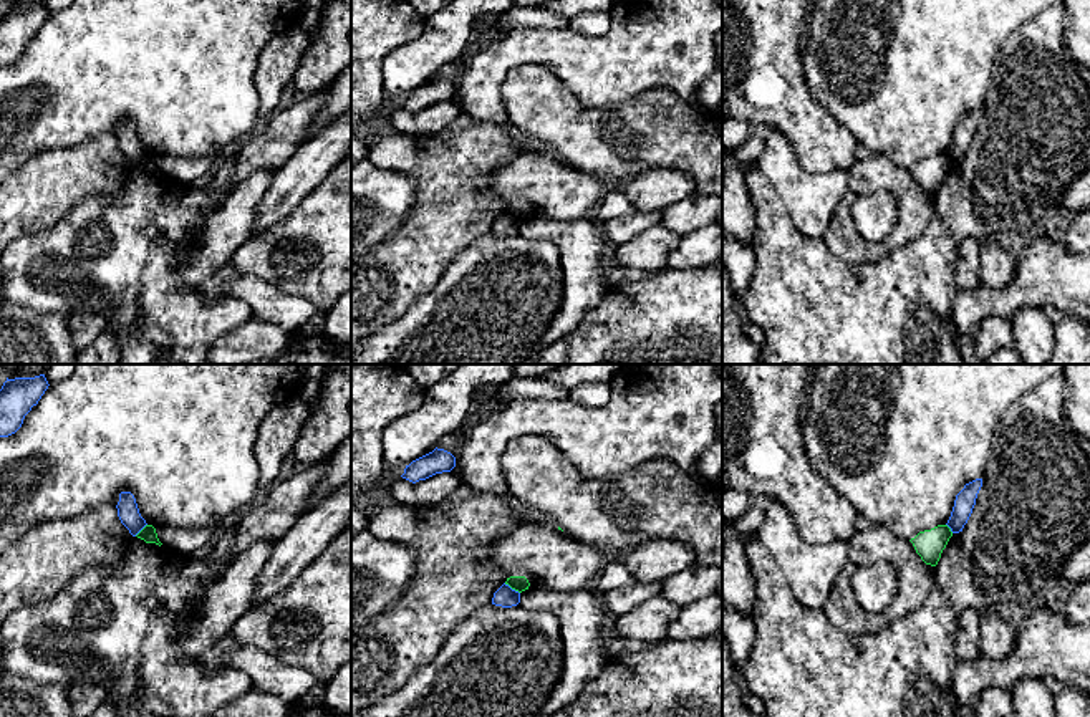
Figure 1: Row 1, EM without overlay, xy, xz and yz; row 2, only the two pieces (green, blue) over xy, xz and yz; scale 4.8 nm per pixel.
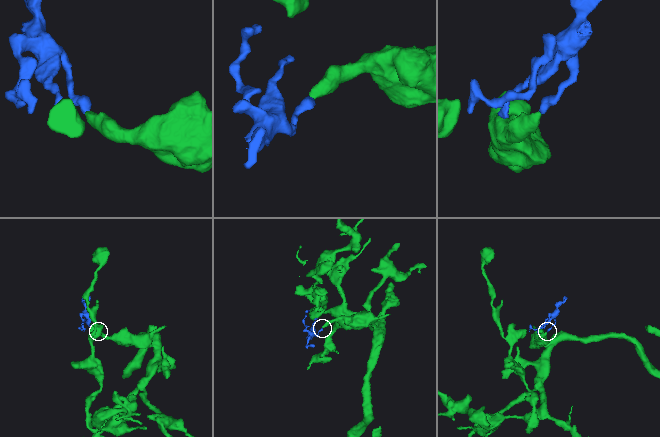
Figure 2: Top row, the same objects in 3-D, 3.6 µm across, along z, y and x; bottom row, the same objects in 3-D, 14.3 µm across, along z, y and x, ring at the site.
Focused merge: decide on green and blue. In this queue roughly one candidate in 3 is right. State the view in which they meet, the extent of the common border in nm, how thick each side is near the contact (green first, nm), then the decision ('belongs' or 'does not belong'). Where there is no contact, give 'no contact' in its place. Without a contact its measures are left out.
contact in xz; length 90 nm; calibres 80 and 100 nm; does not belong

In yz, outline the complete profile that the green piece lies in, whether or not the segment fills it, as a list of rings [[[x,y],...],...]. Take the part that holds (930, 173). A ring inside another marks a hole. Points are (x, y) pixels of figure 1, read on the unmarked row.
[[[938,154],[931,159],[919,161],[909,171],[926,194],[936,195],[951,166],[953,161],[948,154]]]

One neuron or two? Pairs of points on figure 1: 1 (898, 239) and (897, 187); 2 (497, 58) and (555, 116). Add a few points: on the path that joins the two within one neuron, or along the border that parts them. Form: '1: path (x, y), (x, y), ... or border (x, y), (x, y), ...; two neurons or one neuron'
1: path (906, 226), (906, 201); one neuron
2: border (549, 70), (514, 67), (501, 86), (502, 106); two neurons

